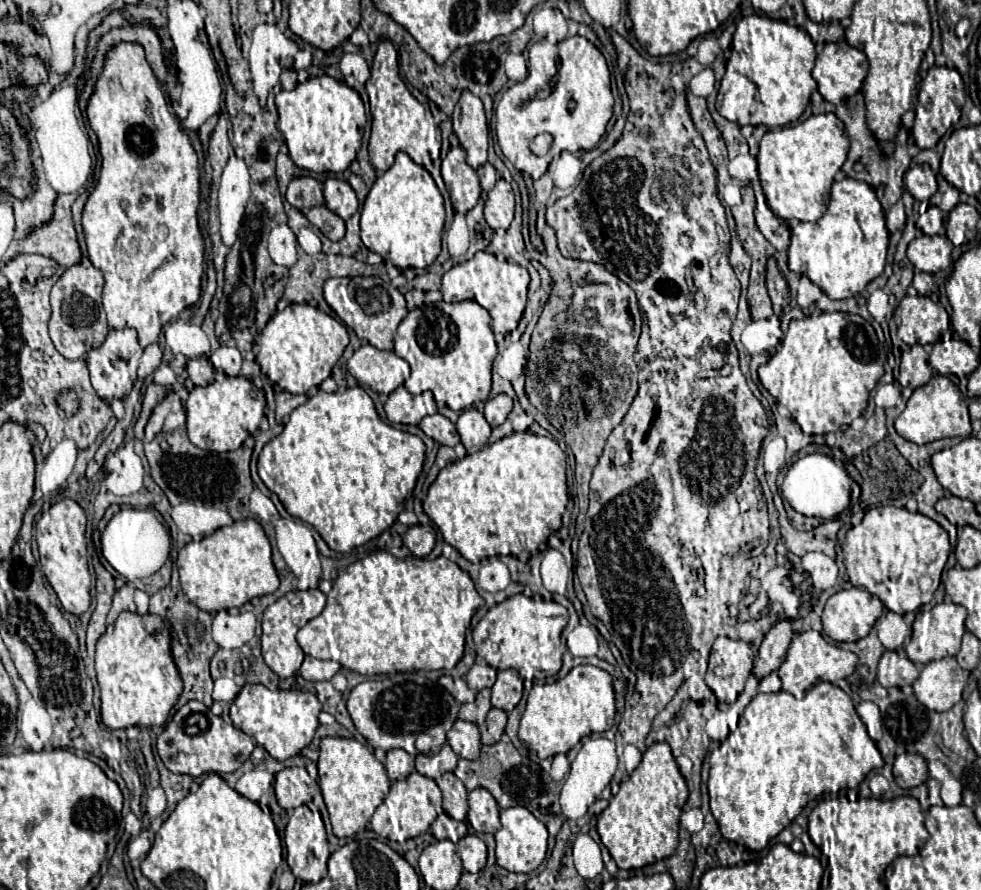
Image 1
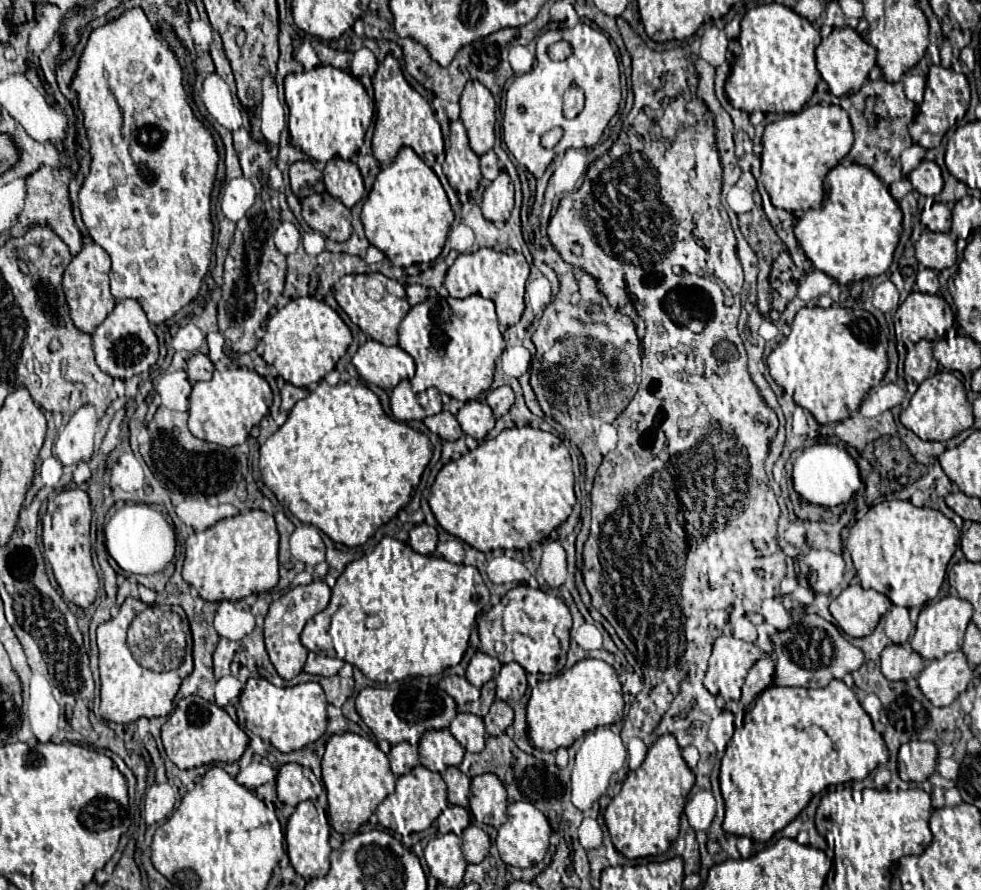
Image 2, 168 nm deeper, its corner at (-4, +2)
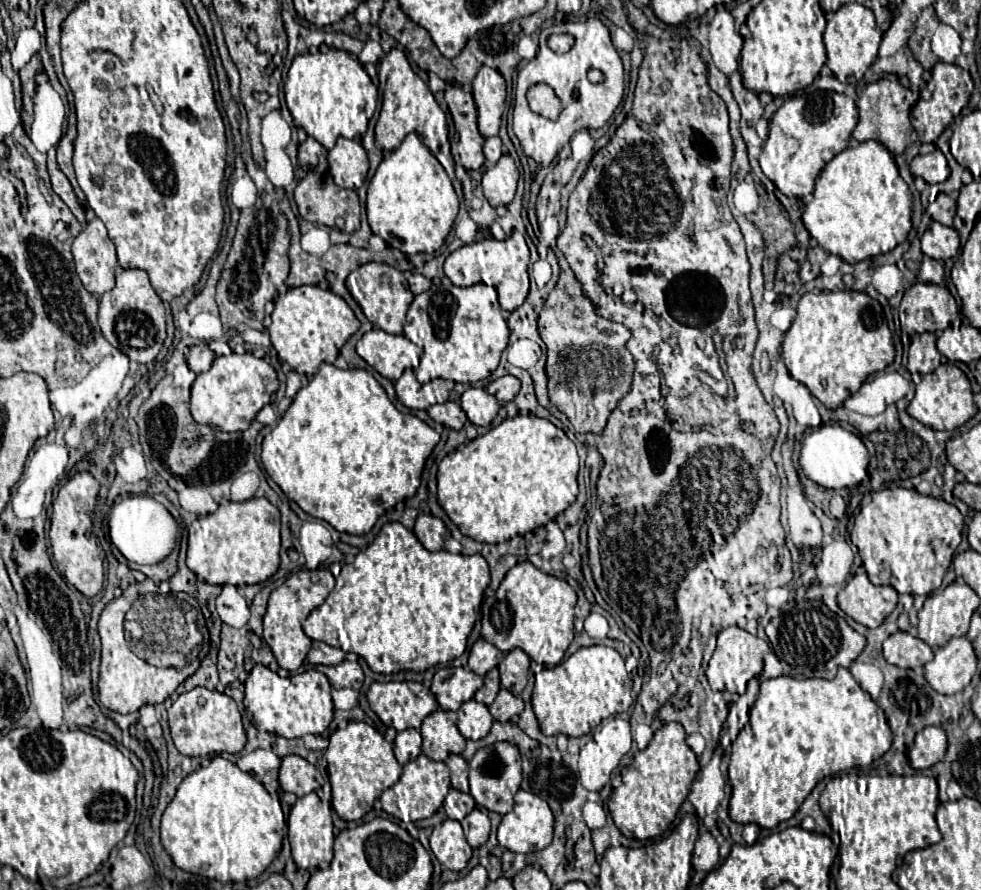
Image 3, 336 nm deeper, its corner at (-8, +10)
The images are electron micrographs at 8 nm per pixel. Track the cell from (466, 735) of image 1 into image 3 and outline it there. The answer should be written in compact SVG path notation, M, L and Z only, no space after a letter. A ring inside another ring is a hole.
M474 699L466 701L458 709L458 729L466 739L472 739L472 741L484 739L492 727L492 723L494 723L494 719L492 719L488 707L476 703Z

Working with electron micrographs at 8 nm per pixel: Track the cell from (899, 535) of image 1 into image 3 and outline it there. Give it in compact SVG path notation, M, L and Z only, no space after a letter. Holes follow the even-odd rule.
M892 487L874 493L870 505L862 507L860 515L854 518L854 529L850 531L850 539L858 547L868 579L874 585L890 585L898 593L908 593L908 595L930 595L942 585L944 573L952 563L956 547L960 545L962 527L964 527L964 519L960 511L954 505L946 503L944 499L920 495L914 489Z

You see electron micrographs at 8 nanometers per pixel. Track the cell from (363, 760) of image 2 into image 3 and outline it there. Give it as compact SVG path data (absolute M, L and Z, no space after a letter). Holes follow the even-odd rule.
M350 721L344 729L334 731L323 757L328 761L332 807L344 821L360 821L372 809L382 791L392 787L402 773L402 767L392 753L392 743L364 721Z

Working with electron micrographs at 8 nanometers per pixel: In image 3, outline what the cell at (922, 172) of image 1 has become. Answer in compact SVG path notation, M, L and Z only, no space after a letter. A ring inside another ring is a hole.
M940 149L928 153L928 155L918 155L914 157L914 161L910 163L910 171L916 177L922 177L928 185L936 185L946 181L946 177L950 175L946 157L942 155Z

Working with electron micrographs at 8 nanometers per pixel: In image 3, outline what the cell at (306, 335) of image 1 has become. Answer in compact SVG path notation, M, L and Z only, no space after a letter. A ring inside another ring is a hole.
M302 285L290 289L284 297L278 297L274 301L274 313L268 333L282 361L286 361L296 373L314 375L320 363L336 361L342 345L358 331L358 327L360 323L356 315L342 297L316 285Z

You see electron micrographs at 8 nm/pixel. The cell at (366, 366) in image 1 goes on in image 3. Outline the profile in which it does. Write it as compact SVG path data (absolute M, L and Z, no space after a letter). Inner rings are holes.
M372 329L356 343L356 353L382 377L396 381L404 369L412 369L412 361L420 349L404 335L388 335L382 329Z

